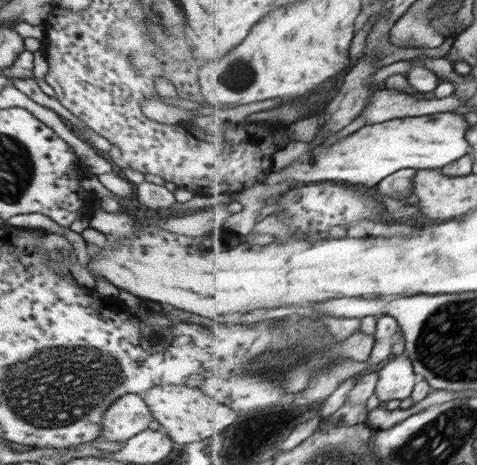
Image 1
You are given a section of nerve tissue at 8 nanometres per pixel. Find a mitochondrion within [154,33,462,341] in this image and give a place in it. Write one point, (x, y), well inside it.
(233, 78)

